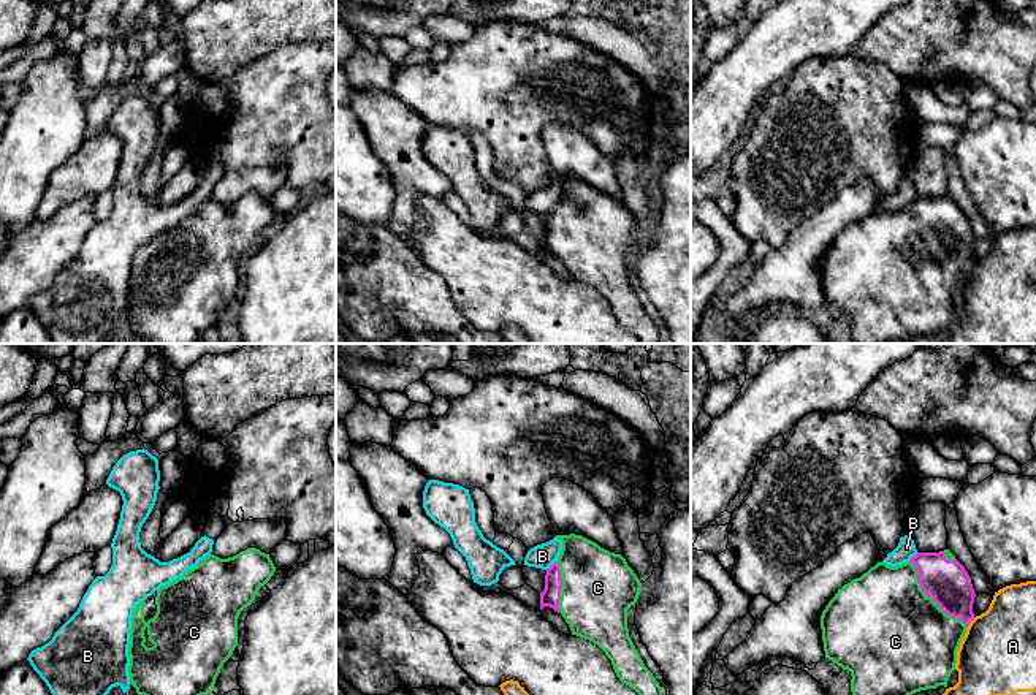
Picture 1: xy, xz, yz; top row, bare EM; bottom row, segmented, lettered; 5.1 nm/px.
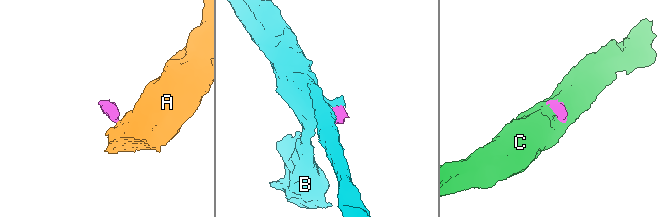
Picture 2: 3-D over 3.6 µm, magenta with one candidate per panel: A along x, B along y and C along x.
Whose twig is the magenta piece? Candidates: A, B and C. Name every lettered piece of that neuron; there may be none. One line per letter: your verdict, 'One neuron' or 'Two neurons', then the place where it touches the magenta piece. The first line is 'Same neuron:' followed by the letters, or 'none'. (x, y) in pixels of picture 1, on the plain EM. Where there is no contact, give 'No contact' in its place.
Same neuron: C
A: Two neurons. Touches magenta at yz (970, 266)
B: Two neurons. Touches magenta at xz (552, 211)
C: One neuron. Touches magenta at yz (930, 241)

